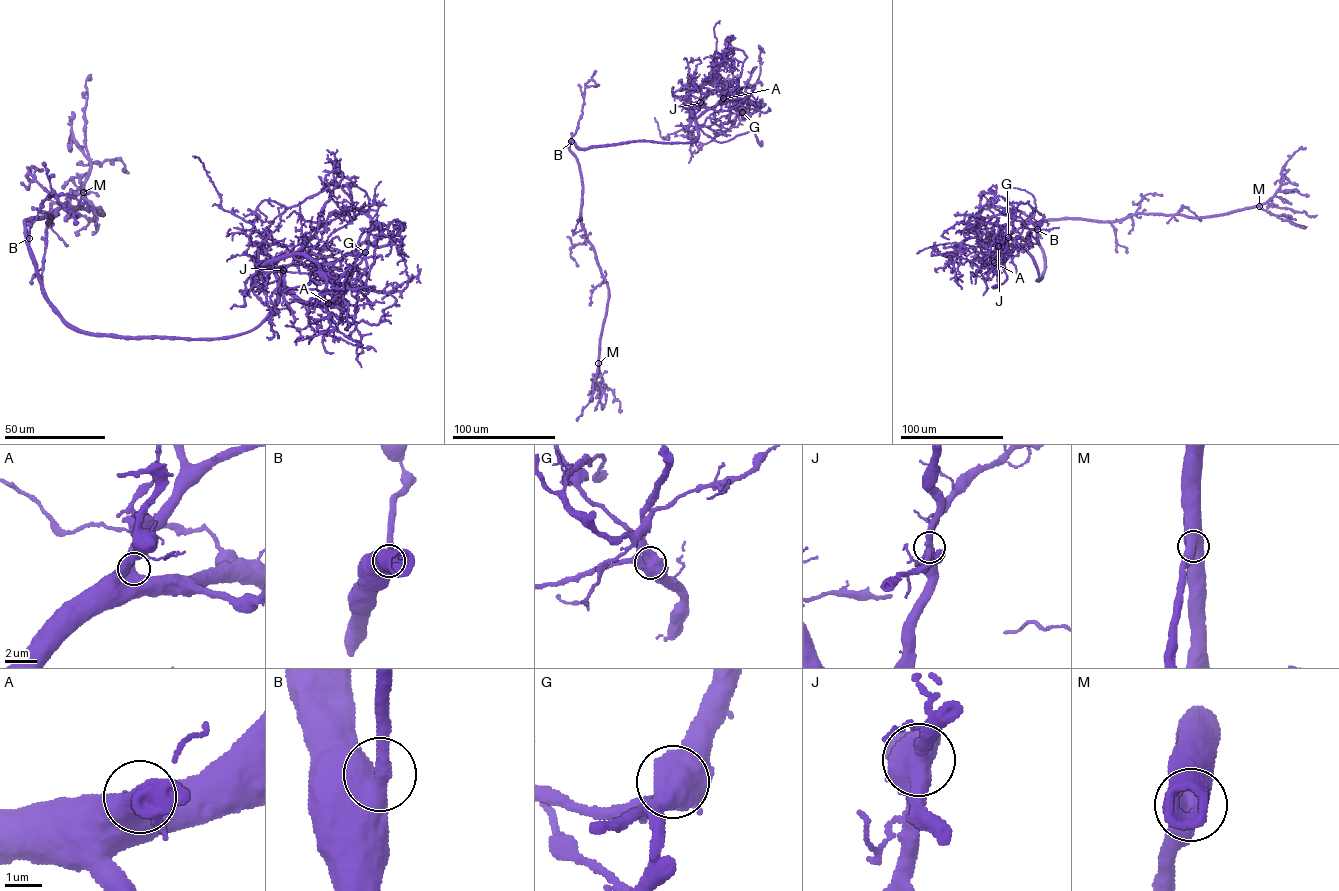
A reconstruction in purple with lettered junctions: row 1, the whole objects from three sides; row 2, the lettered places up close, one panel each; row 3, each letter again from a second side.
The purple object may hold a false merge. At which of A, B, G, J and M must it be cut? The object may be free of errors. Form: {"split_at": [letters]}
{"split_at": ["G"]}

